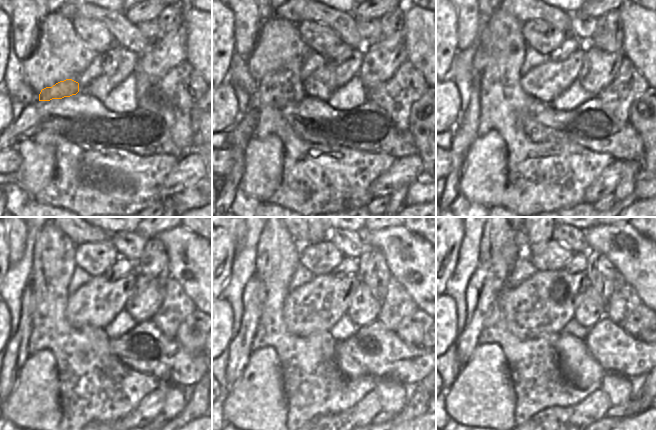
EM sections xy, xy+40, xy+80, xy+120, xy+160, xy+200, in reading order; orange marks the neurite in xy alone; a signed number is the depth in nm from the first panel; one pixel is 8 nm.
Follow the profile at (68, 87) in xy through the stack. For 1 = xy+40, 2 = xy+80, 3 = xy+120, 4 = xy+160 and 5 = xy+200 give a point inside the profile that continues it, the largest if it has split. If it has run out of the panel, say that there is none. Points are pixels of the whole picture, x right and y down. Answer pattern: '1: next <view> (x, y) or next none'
1: next xy+40 (284, 86)
2: next xy+80 (502, 38)
3: next xy+120 (54, 262)
4: next xy+160 (278, 253)
5: next xy+200 (495, 237)

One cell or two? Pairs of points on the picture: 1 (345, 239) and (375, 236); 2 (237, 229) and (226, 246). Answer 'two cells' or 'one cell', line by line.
1: two cells
2: two cells

